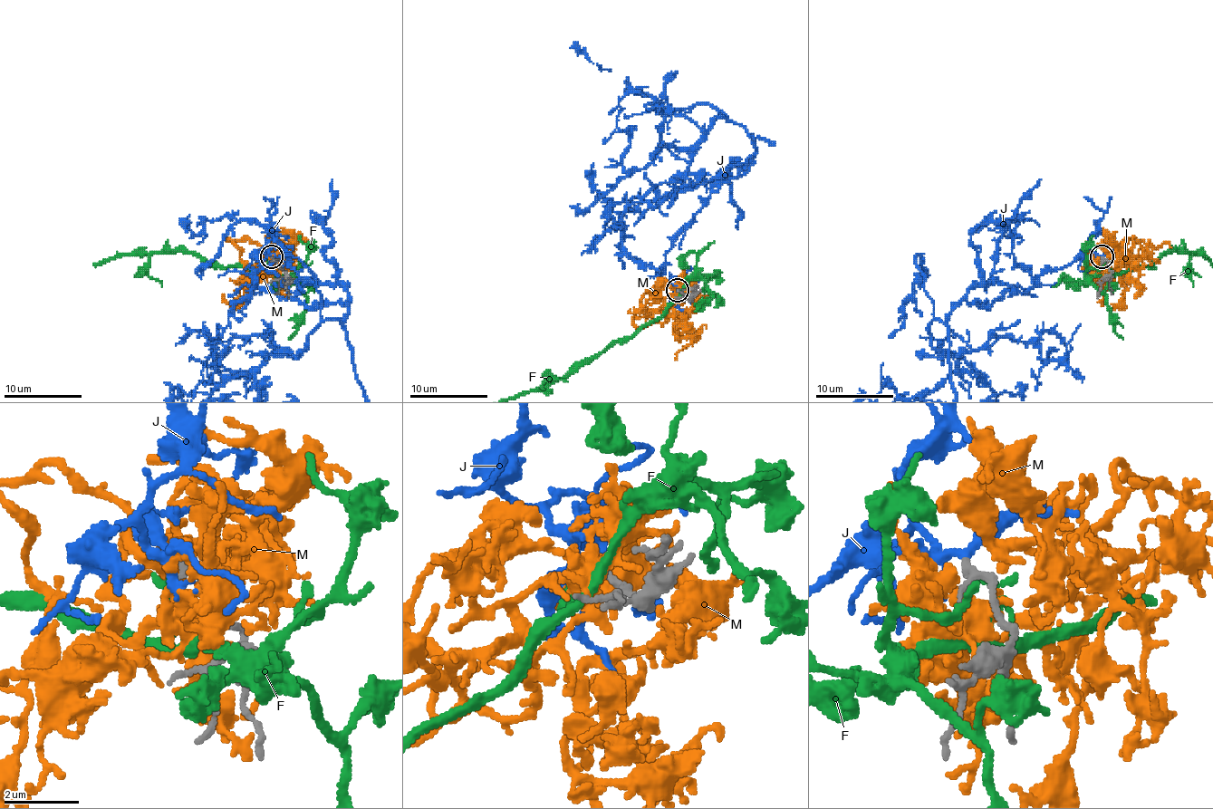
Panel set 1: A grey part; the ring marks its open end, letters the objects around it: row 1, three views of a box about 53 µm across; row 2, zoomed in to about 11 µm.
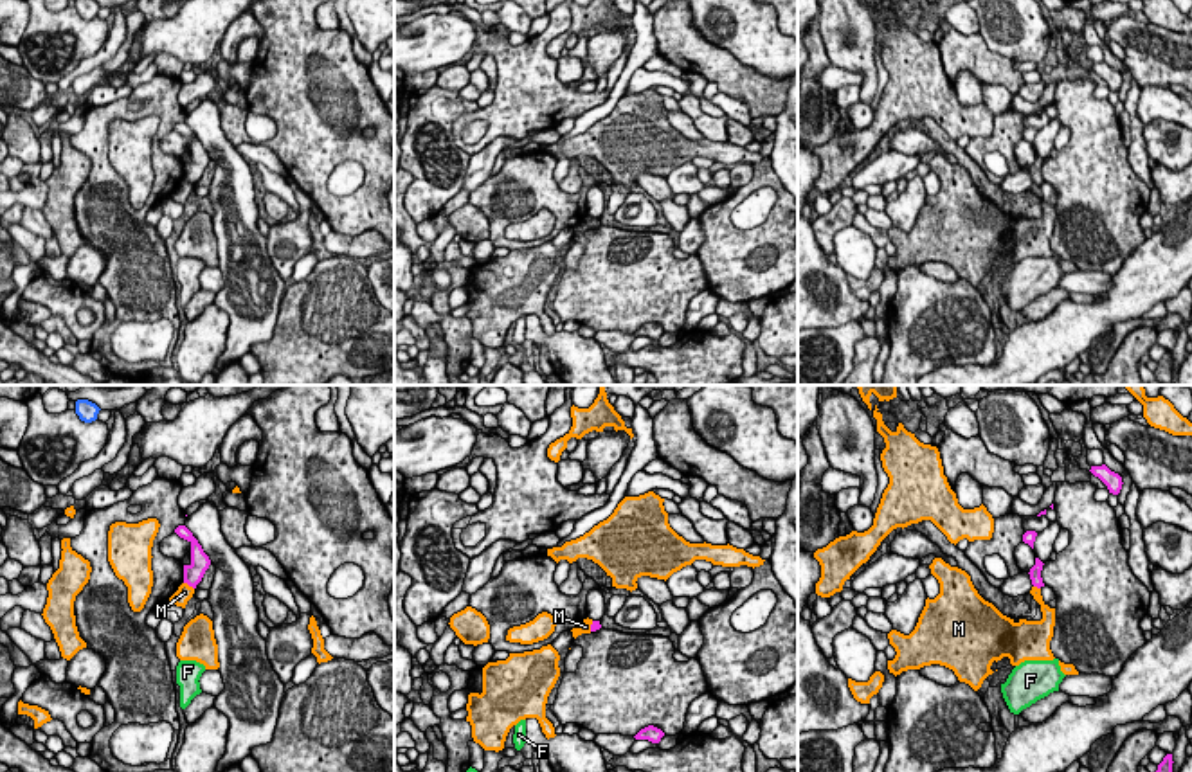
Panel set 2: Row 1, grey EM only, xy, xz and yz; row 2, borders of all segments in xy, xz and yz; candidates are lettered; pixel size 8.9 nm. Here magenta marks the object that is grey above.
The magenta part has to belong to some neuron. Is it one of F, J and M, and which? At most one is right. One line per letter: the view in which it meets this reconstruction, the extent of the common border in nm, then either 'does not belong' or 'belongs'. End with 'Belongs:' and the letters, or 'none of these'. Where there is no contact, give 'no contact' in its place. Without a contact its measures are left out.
F: no contact; does not belong
J: no contact; belongs
M: meets magenta in xy; contact 120 nm long; does not belong
Belongs: J

